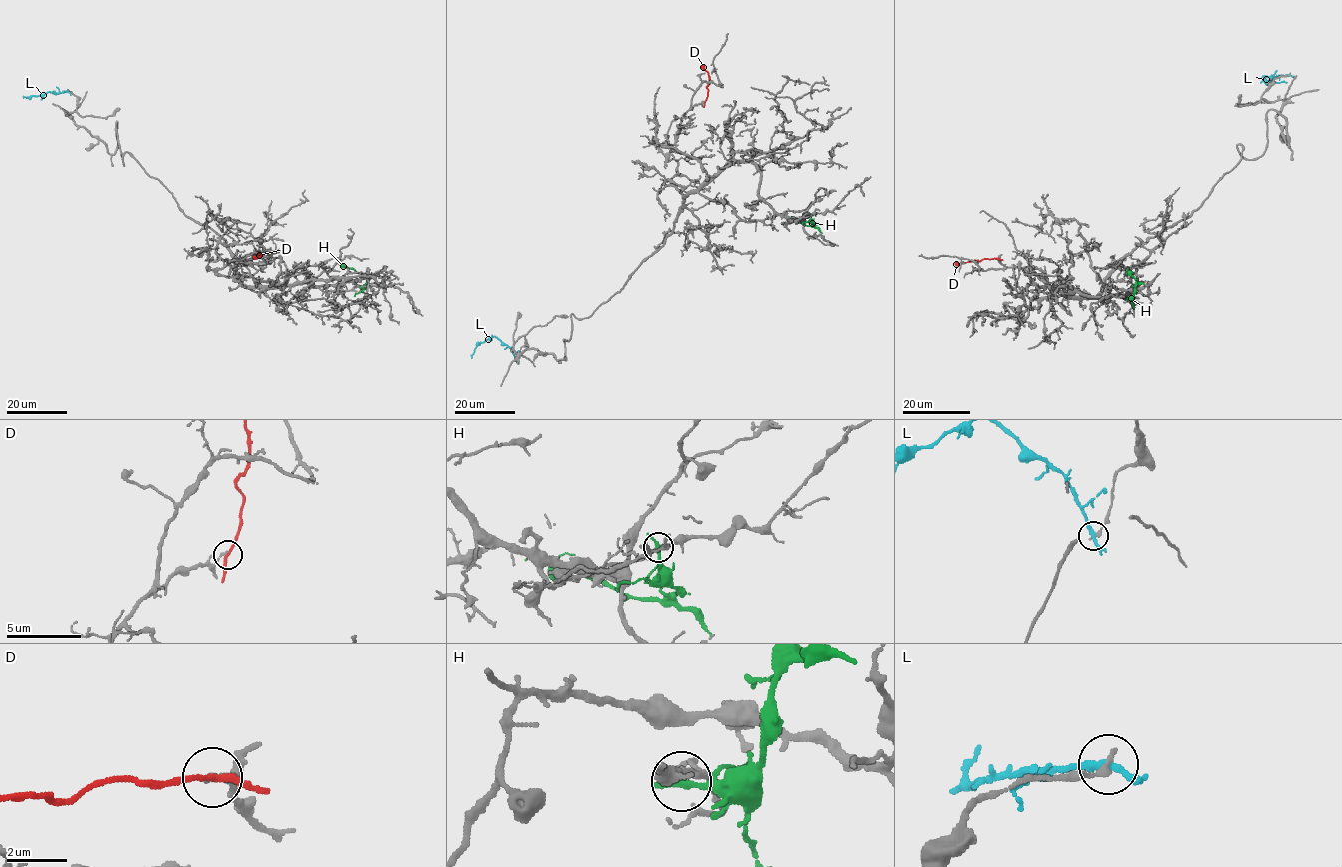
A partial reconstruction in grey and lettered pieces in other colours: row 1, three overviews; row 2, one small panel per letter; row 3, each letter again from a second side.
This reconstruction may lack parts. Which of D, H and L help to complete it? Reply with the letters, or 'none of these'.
none of these

